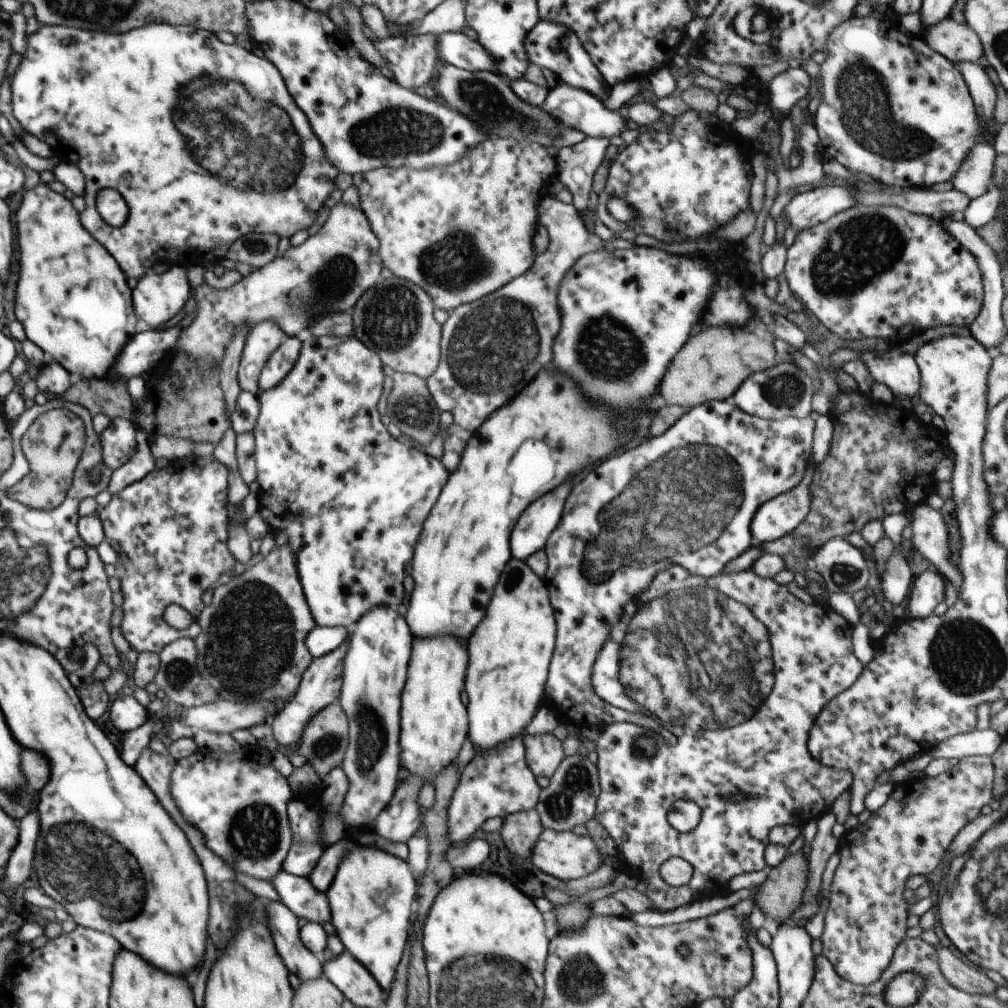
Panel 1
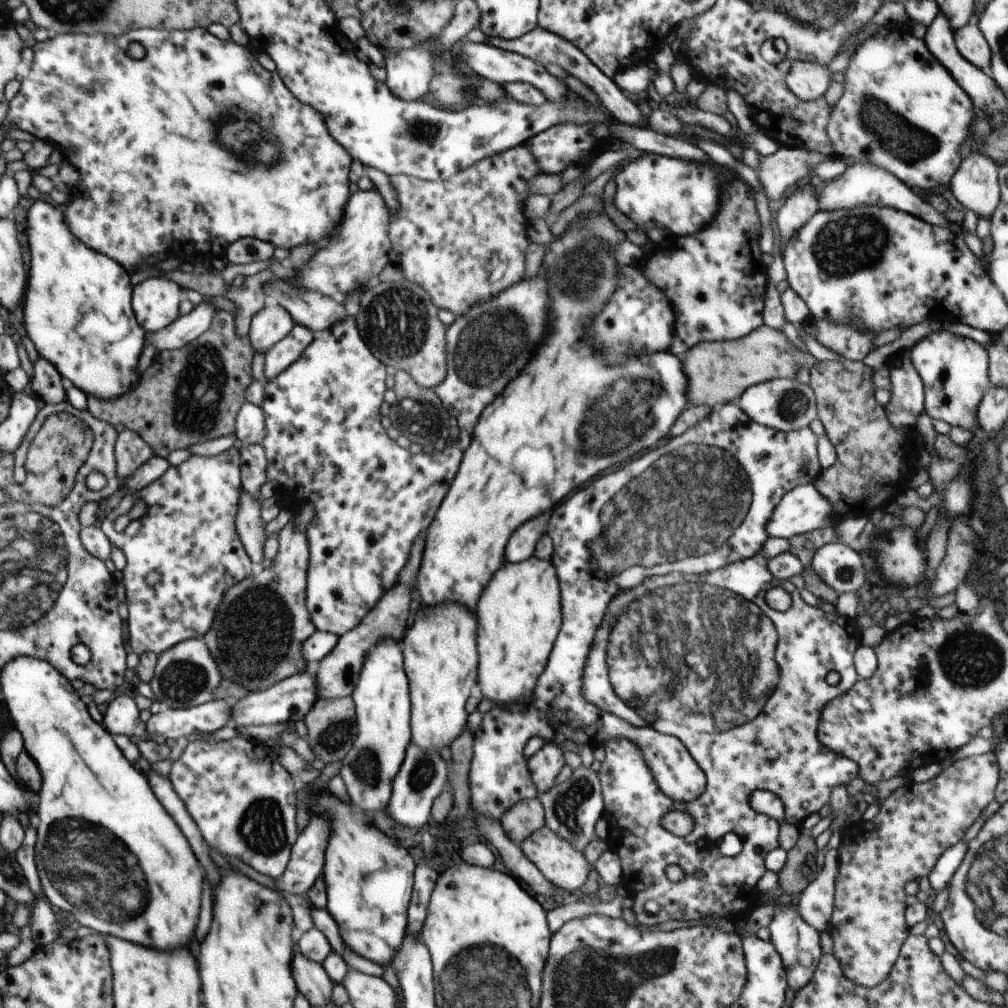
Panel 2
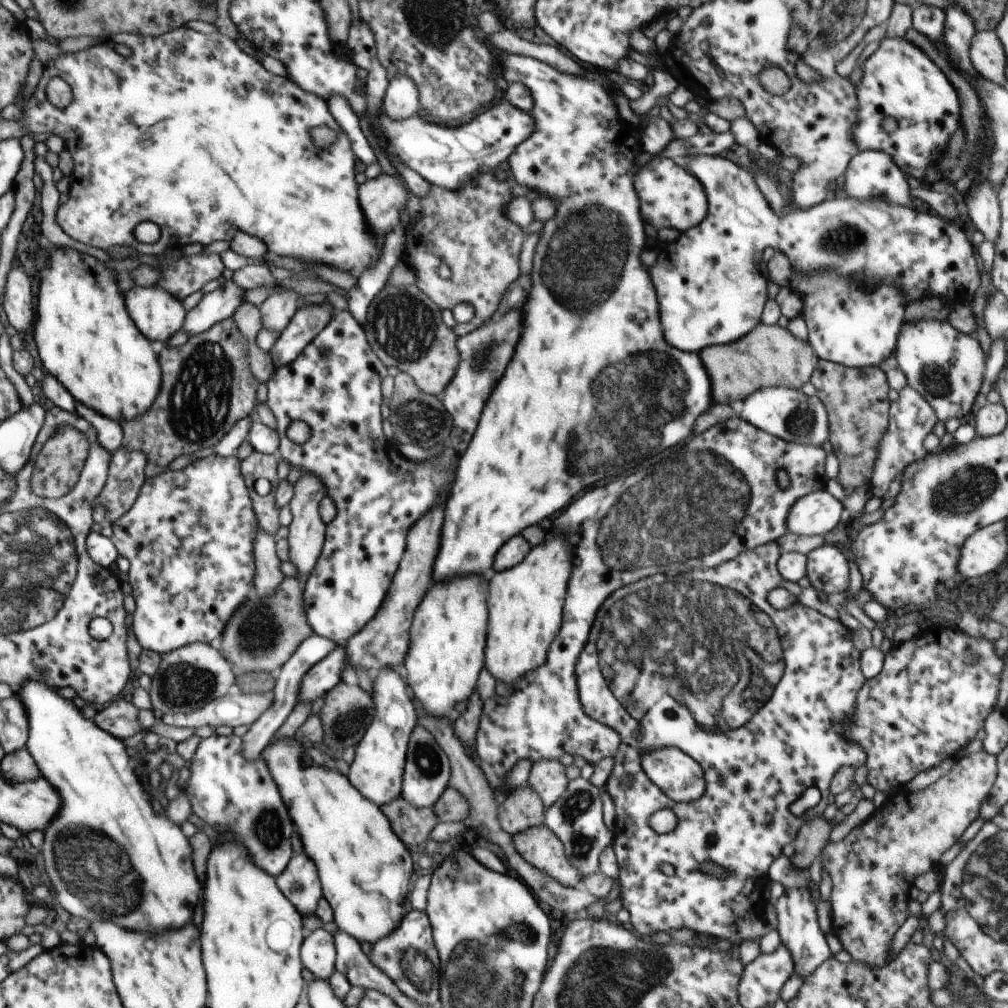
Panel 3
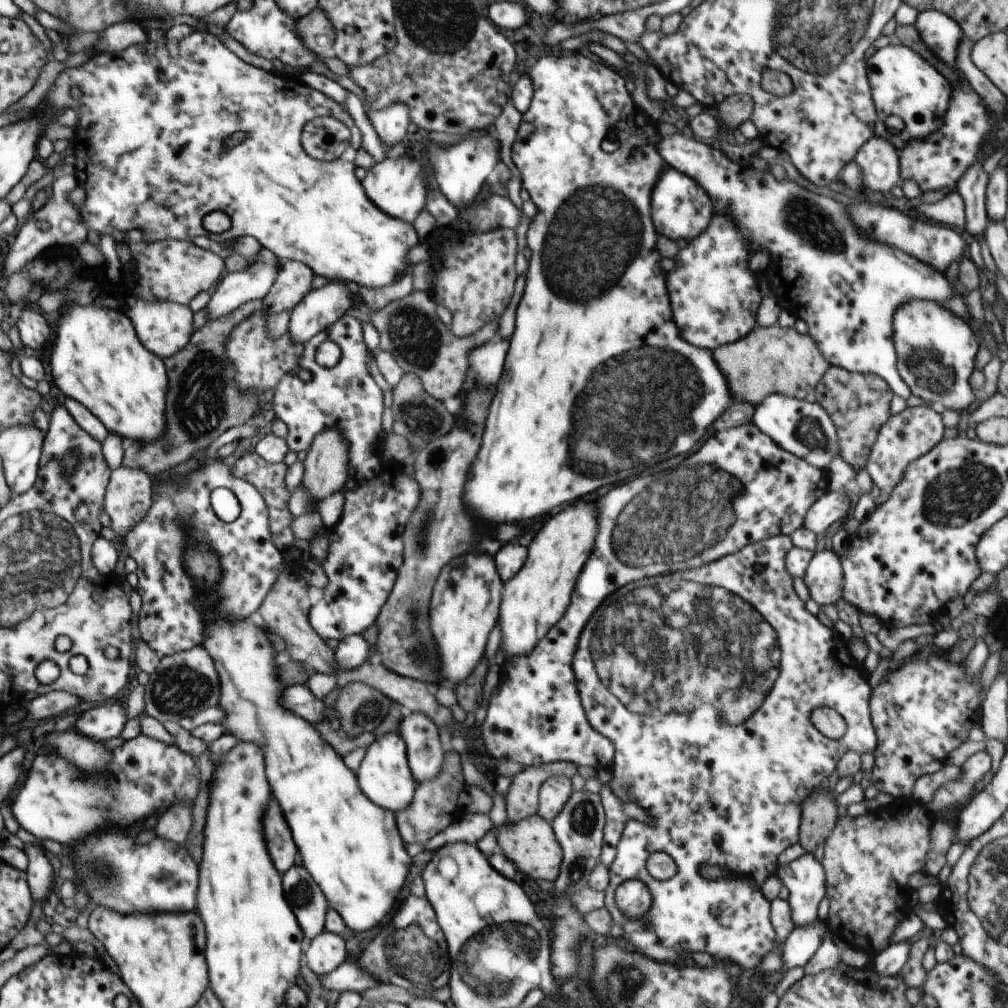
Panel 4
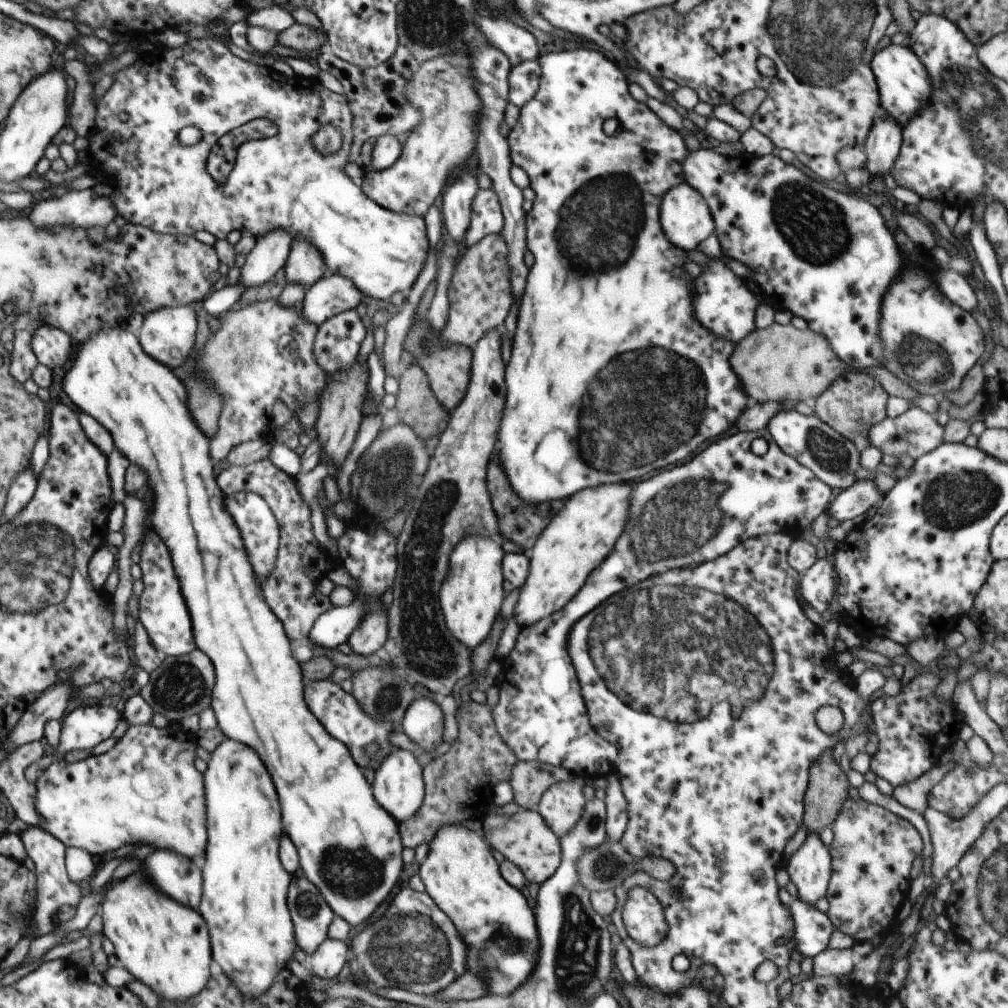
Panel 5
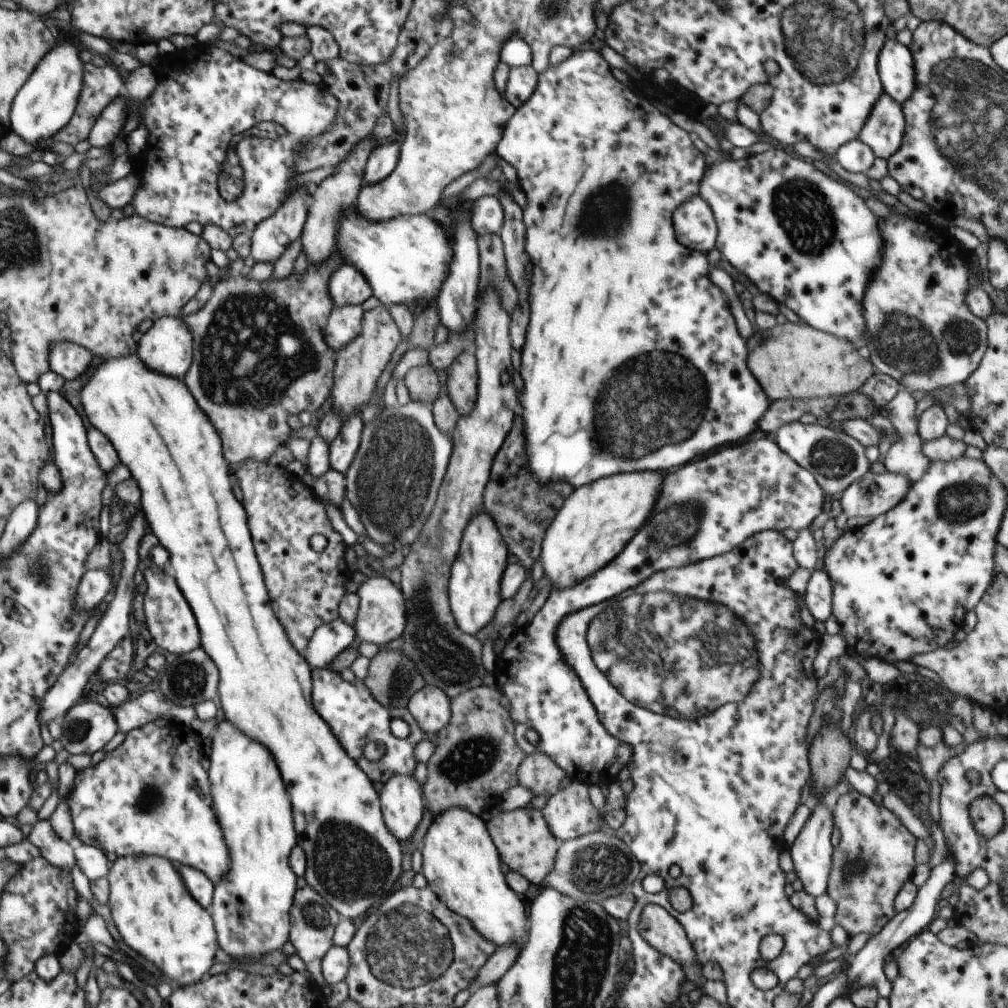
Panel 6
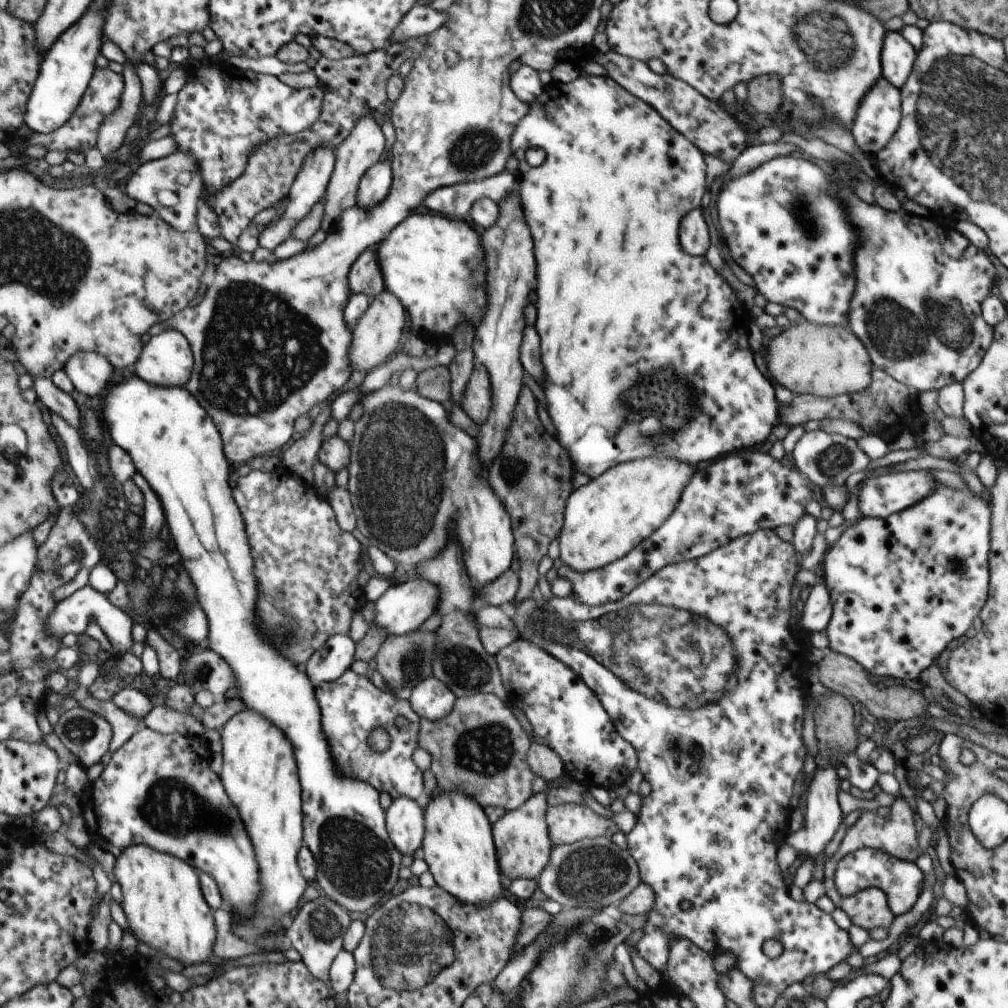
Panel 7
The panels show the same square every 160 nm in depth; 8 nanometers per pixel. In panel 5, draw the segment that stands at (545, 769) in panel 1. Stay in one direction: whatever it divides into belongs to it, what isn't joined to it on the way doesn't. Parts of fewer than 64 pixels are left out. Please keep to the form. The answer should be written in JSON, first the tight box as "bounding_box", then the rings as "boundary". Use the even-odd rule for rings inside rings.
{"bounding_box":[539,776,587,839],"boundary":[[[583,776],[557,782],[543,794],[539,802],[539,813],[560,839],[569,835],[581,819],[587,803],[582,793],[585,785]]]}

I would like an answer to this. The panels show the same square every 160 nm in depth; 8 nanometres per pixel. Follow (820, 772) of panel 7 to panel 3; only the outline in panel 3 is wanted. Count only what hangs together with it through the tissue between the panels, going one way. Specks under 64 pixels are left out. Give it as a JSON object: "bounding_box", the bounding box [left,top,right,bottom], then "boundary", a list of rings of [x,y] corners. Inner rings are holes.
{"bounding_box":[768,855,853,978],"boundary":[[[780,855],[770,865],[768,869],[770,882],[780,882],[784,886],[783,895],[776,900],[775,904],[778,918],[778,932],[782,944],[788,947],[791,952],[795,971],[804,978],[815,968],[818,968],[825,960],[835,956],[840,962],[849,963],[853,960],[852,955],[847,950],[840,950],[835,955],[832,954],[826,943],[825,933],[819,925],[817,913],[817,894],[809,889],[808,882],[810,876],[806,870],[795,867],[787,855]]]}

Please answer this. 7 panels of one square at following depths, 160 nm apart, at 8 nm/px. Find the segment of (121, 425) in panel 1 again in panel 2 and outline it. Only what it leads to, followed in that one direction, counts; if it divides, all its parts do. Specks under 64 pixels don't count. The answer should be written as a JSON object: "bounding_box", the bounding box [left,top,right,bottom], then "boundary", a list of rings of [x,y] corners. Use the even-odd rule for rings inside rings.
{"bounding_box":[115,429,153,481],"boundary":[[[125,429],[120,432],[115,442],[117,475],[119,481],[130,479],[142,465],[153,456],[151,446],[137,432]]]}

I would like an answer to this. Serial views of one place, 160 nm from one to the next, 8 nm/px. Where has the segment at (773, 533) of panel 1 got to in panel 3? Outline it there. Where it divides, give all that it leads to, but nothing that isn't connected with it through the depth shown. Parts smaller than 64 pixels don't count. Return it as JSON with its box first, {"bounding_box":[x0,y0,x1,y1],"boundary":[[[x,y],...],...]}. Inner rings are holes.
{"bounding_box":[787,489,845,535],"boundary":[[[826,489],[799,498],[790,509],[787,530],[799,535],[820,535],[830,532],[839,522],[845,506]]]}

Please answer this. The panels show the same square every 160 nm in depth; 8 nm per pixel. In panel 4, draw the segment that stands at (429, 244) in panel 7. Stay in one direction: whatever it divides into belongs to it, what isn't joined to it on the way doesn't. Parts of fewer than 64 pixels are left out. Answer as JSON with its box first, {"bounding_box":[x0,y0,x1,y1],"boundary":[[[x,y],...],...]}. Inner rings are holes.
{"bounding_box":[41,29,420,289],"boundary":[[[194,29],[190,36],[180,41],[169,40],[164,36],[158,40],[150,38],[145,43],[128,47],[114,56],[100,52],[83,66],[61,72],[43,100],[41,108],[44,108],[44,103],[55,107],[57,113],[74,108],[79,114],[76,139],[73,142],[73,155],[76,159],[73,174],[77,178],[78,186],[87,192],[87,199],[80,207],[80,212],[86,228],[90,231],[96,230],[100,234],[111,234],[114,230],[120,230],[126,234],[128,231],[138,229],[144,233],[143,239],[147,243],[166,239],[193,241],[196,237],[208,237],[224,244],[241,236],[250,235],[260,242],[263,250],[272,252],[282,262],[300,261],[308,265],[316,275],[324,276],[329,281],[356,282],[360,287],[366,288],[377,289],[394,285],[397,282],[396,278],[404,272],[404,269],[409,269],[406,261],[408,251],[420,242],[416,229],[409,222],[395,219],[386,211],[380,210],[366,196],[362,183],[354,175],[354,164],[340,158],[348,146],[351,145],[355,150],[361,147],[360,129],[354,124],[346,108],[328,95],[303,83],[299,77],[288,75],[284,78],[272,71],[265,71],[244,62],[212,33],[201,33]],[[72,86],[79,86],[82,90],[82,97],[79,100],[70,96]],[[236,130],[248,130],[246,140],[232,150],[226,148],[224,152],[222,150],[224,138]],[[214,210],[226,212],[232,221],[232,226],[220,234],[210,234],[202,226],[202,218]]]}

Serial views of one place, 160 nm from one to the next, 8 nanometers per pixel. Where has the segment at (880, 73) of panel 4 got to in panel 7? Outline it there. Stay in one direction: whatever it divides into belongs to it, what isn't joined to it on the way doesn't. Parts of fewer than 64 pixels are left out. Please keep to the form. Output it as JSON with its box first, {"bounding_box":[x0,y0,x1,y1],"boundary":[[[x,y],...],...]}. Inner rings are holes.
{"bounding_box":[881,30,916,89],"boundary":[[[887,30],[881,52],[881,76],[901,89],[912,72],[916,57],[916,49],[901,32]]]}

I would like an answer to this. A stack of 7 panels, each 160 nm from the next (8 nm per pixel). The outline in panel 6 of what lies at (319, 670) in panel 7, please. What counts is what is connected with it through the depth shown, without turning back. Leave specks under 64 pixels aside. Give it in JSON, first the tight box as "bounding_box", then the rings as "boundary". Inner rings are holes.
{"bounding_box":[306,618,357,669],"boundary":[[[341,618],[322,624],[314,630],[306,648],[306,662],[314,668],[327,669],[330,662],[357,639],[355,628]]]}

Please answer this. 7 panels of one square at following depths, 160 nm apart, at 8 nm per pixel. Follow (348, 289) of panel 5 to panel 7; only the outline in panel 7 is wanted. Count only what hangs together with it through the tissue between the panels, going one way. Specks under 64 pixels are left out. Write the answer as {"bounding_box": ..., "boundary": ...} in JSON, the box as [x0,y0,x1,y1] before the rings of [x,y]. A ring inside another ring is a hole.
{"bounding_box":[348,247,385,300],"boundary":[[[378,247],[367,248],[354,261],[348,275],[351,294],[362,293],[372,300],[385,289],[385,282],[377,257],[378,249]]]}

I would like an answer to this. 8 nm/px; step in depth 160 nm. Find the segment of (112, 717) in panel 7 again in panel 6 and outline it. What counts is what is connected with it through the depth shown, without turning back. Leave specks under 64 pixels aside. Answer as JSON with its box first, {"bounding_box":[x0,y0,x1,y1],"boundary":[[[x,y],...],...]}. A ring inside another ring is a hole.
{"bounding_box":[110,690,196,733],"boundary":[[[160,690],[144,692],[135,700],[128,700],[110,710],[116,718],[118,731],[122,733],[154,723],[156,719],[163,717],[169,724],[190,726],[196,717],[195,707],[177,706]]]}

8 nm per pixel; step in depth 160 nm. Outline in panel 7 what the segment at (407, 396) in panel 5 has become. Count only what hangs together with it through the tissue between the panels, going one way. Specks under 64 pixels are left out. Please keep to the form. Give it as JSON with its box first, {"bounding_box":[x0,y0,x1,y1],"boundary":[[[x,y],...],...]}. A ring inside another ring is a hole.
{"bounding_box":[416,365,451,406],"boundary":[[[438,365],[420,371],[416,384],[423,397],[438,401],[444,406],[451,400],[451,372],[447,366]]]}

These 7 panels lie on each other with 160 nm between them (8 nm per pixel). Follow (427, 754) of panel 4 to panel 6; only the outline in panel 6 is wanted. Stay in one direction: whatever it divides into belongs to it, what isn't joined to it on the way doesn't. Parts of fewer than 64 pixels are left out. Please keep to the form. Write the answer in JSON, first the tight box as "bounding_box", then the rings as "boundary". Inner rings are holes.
{"bounding_box":[406,686,451,735],"boundary":[[[428,686],[418,690],[406,708],[420,730],[426,735],[436,734],[451,717],[451,698],[441,688]]]}

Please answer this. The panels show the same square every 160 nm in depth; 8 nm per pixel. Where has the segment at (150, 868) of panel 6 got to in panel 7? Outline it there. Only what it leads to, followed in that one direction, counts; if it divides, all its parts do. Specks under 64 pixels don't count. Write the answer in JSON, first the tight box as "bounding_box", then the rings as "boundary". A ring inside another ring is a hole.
{"bounding_box":[114,843,217,966],"boundary":[[[142,843],[125,847],[114,866],[114,880],[122,887],[124,896],[121,907],[129,924],[129,932],[139,941],[162,950],[170,958],[175,958],[184,966],[204,963],[213,954],[213,946],[217,935],[213,909],[209,907],[201,891],[198,871],[185,860],[158,852],[150,845]]]}

